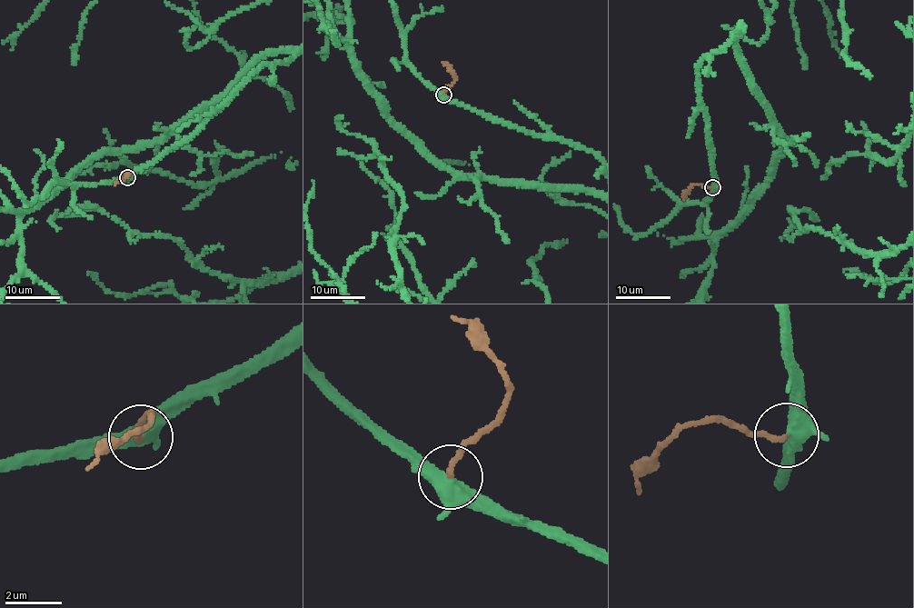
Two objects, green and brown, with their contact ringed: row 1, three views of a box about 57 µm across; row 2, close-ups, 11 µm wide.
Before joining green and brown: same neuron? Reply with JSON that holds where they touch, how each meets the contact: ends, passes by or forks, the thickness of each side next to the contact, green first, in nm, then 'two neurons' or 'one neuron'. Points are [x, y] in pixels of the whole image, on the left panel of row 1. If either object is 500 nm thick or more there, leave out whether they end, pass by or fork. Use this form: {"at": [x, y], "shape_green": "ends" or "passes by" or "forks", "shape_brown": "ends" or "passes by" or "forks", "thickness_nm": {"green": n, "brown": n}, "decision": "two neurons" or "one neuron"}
{"at": [127, 177], "shape_green": "forks", "shape_brown": "ends", "thickness_nm": {"green": 440, "brown": 170}, "decision": "one neuron"}

